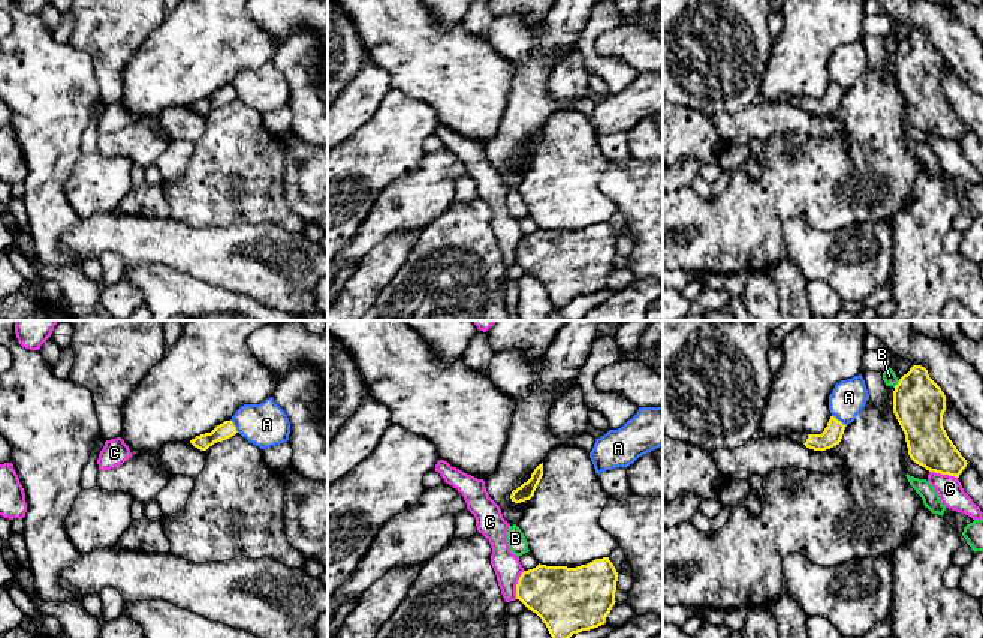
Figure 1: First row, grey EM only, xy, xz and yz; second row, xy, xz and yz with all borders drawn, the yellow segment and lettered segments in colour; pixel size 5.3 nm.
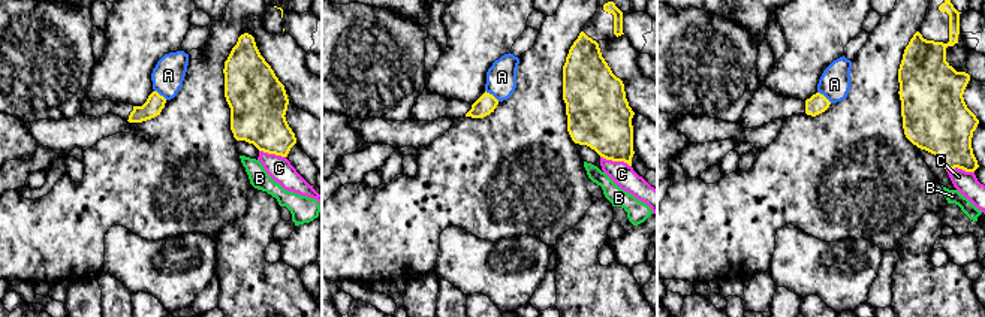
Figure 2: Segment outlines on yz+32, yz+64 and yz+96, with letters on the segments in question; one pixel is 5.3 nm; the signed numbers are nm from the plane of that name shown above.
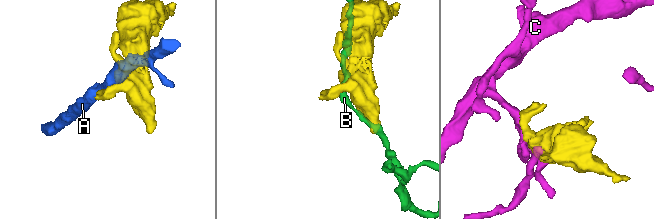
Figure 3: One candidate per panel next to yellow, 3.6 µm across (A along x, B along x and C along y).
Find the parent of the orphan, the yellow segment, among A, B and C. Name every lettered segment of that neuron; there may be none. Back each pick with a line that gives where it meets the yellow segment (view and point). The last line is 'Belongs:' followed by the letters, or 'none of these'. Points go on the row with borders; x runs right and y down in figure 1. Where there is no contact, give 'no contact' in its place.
Belongs: none of these

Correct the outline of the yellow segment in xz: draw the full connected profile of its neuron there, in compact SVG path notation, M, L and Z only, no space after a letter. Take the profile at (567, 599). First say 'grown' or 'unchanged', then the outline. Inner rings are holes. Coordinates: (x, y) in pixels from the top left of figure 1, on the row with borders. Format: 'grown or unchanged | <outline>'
unchanged | M609 557L576 568L539 563L521 574L516 599L542 619L552 638L570 638L606 623L616 581Z

